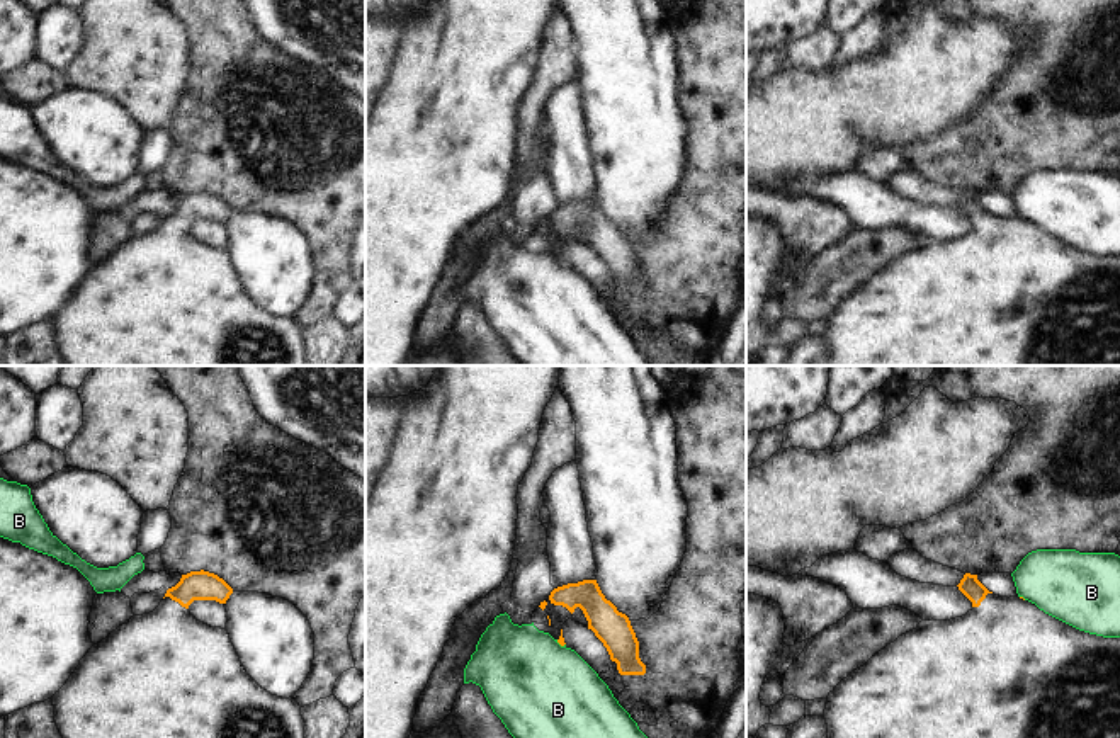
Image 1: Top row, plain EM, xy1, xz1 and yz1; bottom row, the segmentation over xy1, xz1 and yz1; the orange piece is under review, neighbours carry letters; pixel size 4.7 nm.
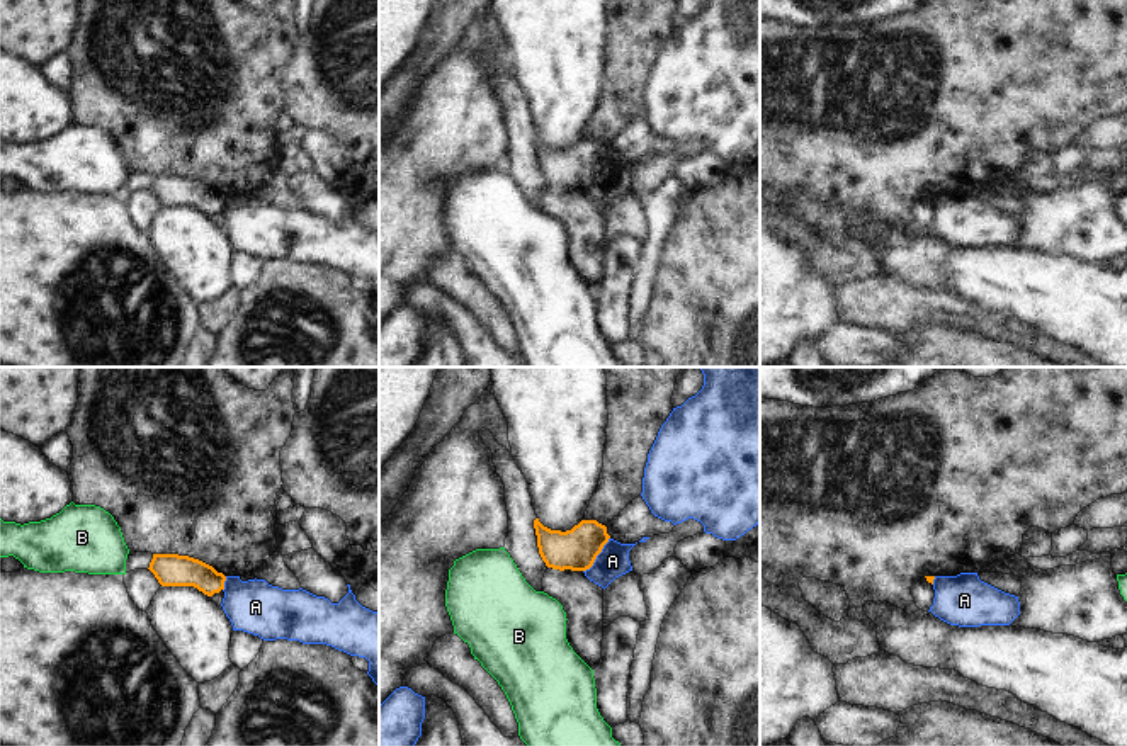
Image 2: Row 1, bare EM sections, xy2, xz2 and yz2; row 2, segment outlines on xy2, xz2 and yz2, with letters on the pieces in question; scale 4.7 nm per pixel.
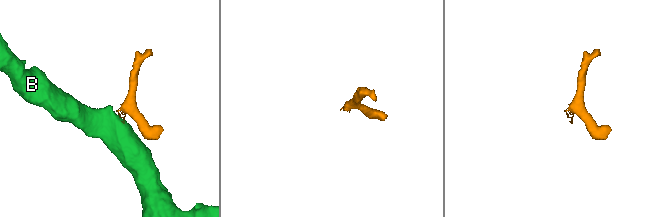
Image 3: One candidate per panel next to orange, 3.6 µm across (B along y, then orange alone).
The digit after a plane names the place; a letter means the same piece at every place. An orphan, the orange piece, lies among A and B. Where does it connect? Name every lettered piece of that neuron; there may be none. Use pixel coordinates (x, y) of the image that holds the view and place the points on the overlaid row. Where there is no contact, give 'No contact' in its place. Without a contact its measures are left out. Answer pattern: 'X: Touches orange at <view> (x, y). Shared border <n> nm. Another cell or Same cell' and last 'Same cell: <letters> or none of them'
A: Touches orange at xz2 (597, 554). Shared border 200 nm. Another cell
B: Touches orange at xz1 (561, 645). Shared border 50 nm. Another cell
Same cell: none of them

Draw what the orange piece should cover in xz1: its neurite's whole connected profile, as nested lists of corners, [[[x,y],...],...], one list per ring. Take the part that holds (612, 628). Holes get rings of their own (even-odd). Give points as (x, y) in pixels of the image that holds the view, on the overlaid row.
[[[583,580],[578,583],[568,583],[551,592],[549,599],[539,605],[546,610],[552,626],[534,626],[539,631],[549,633],[561,646],[564,646],[563,626],[573,617],[576,607],[580,607],[588,621],[588,629],[607,648],[610,660],[617,663],[620,675],[644,675],[646,665],[639,658],[639,641],[625,614],[605,599],[597,580]]]

